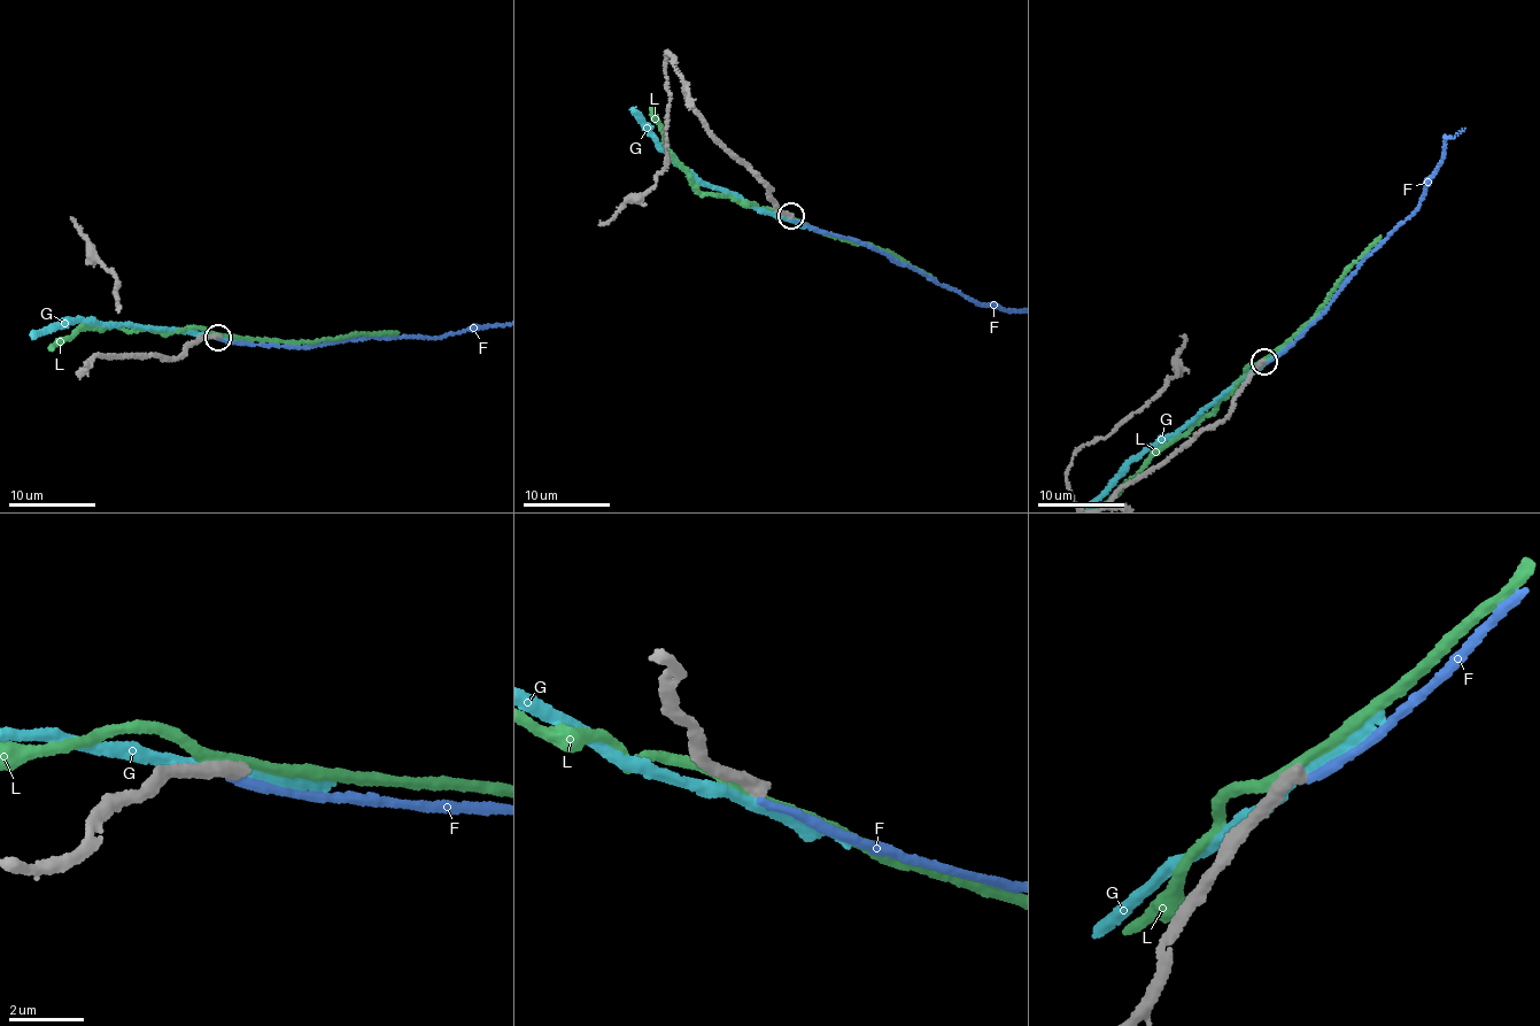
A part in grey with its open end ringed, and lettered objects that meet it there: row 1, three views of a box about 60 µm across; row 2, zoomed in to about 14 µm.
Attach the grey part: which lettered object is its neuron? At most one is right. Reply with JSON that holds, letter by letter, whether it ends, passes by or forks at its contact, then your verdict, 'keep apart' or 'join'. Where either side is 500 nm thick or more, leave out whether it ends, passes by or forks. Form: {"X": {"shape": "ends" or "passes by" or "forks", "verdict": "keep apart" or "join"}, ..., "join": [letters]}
{"F": {"shape": "ends", "verdict": "keep apart"}, "G": {"verdict": "keep apart"}, "L": {"shape": "passes by", "verdict": "keep apart"}, "join": []}

